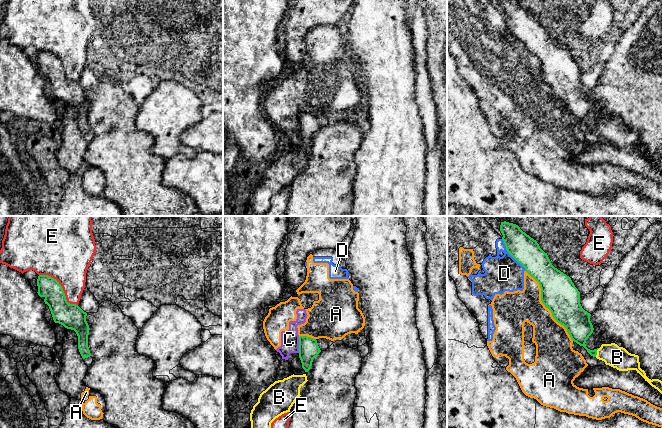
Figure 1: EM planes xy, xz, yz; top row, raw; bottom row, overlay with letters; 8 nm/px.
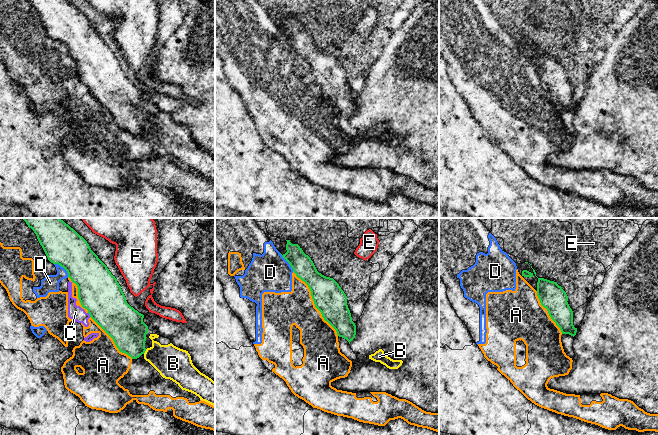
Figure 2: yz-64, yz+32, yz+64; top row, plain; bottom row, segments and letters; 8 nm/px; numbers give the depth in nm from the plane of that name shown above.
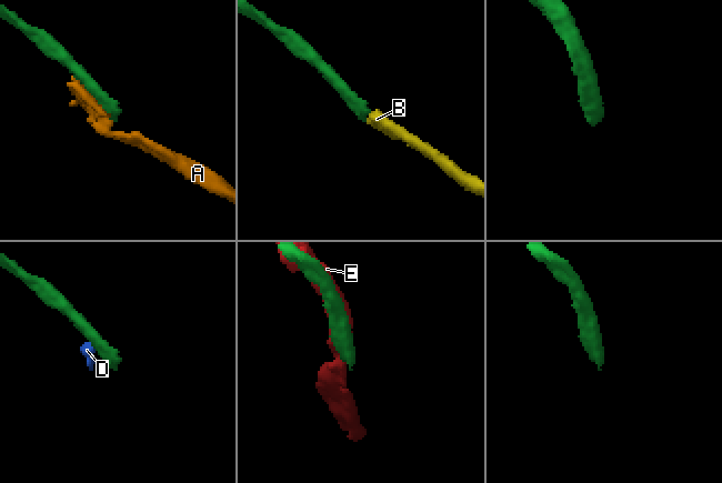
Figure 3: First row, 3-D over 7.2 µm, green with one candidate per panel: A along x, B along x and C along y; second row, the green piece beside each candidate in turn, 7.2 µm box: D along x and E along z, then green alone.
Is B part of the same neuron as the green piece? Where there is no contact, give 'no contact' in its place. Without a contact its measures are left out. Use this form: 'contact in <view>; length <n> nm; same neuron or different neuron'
contact in yz; length 80 nm; same neuron

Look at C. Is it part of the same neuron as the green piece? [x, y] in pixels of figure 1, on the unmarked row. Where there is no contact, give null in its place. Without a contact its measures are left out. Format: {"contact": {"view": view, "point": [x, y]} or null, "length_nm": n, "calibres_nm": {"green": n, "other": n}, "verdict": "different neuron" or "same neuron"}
{"contact": {"view": "xz", "point": [299, 121]}, "length_nm": 130, "calibres_nm": {"green": 160, "other": 140}, "verdict": "different neuron"}

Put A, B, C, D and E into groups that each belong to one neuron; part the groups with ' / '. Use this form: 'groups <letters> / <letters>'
groups A C D / B / E

